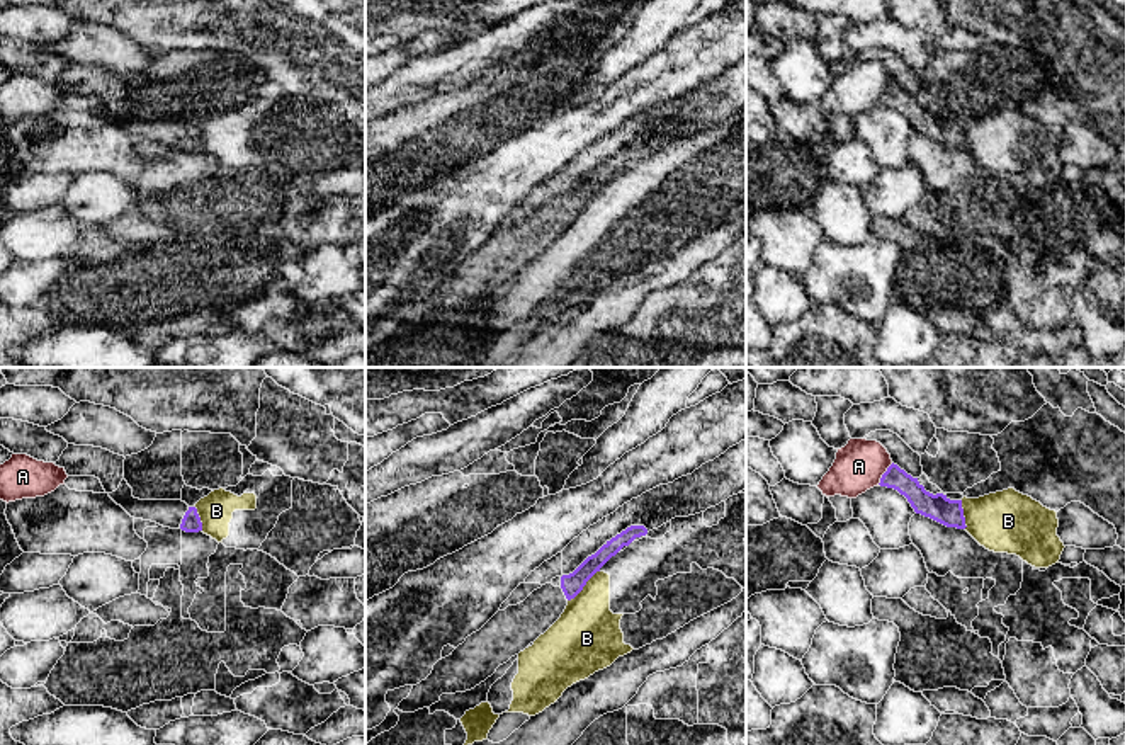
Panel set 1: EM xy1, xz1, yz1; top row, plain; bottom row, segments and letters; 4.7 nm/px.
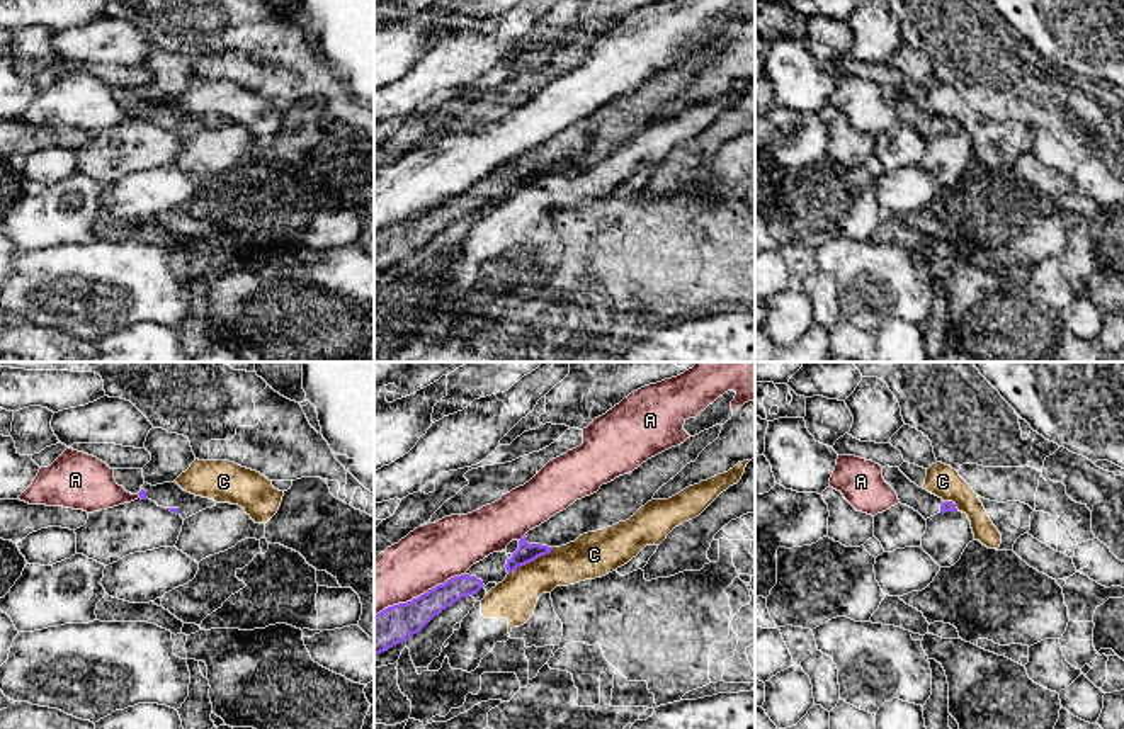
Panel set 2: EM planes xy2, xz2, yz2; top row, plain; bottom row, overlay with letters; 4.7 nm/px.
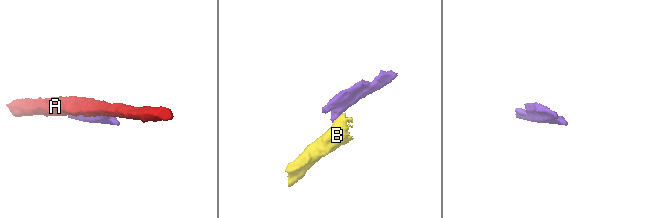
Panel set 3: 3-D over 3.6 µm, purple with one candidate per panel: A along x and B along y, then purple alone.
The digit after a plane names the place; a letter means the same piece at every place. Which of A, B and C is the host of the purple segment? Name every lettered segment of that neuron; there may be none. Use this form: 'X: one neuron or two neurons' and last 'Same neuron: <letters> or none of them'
A: two neurons
B: two neurons
C: two neurons
Same neuron: none of them

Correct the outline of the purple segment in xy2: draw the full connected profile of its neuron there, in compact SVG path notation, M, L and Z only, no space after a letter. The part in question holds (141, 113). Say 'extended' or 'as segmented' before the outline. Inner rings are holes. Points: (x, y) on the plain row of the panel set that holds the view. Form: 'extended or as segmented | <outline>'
extended | M175 100L156 105L145 102L138 114L141 119L151 119L158 126L180 134L184 139L206 127L216 126L214 119L190 114L184 110Z

